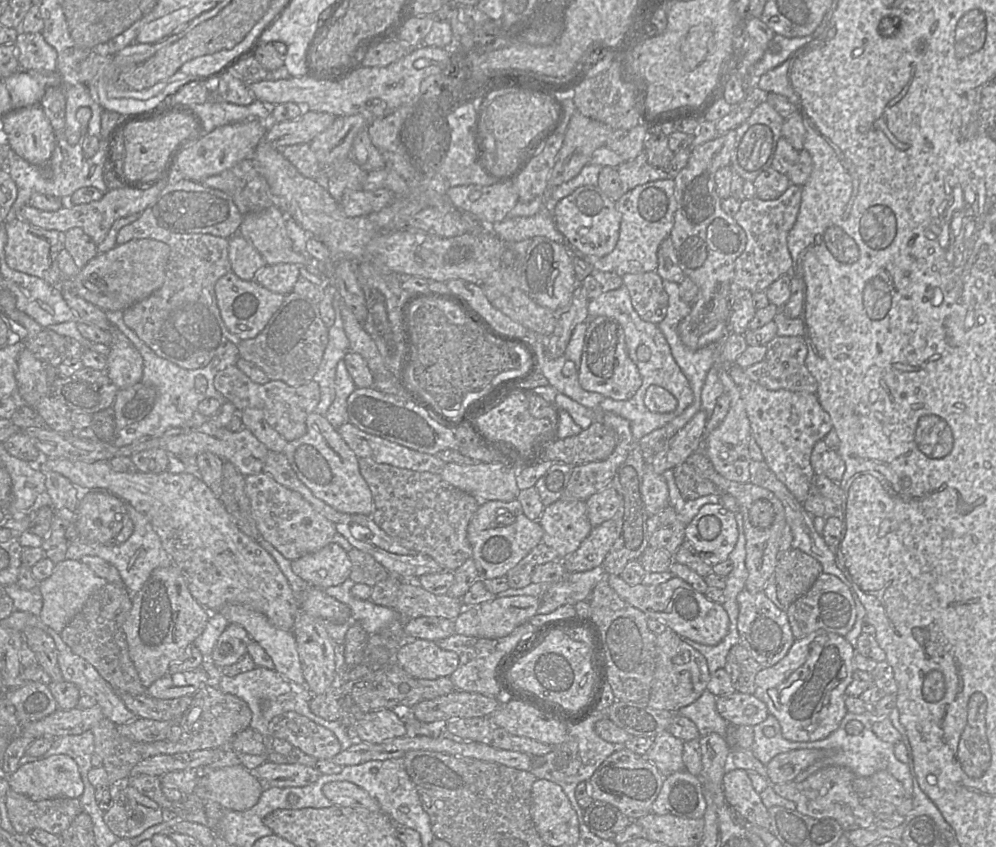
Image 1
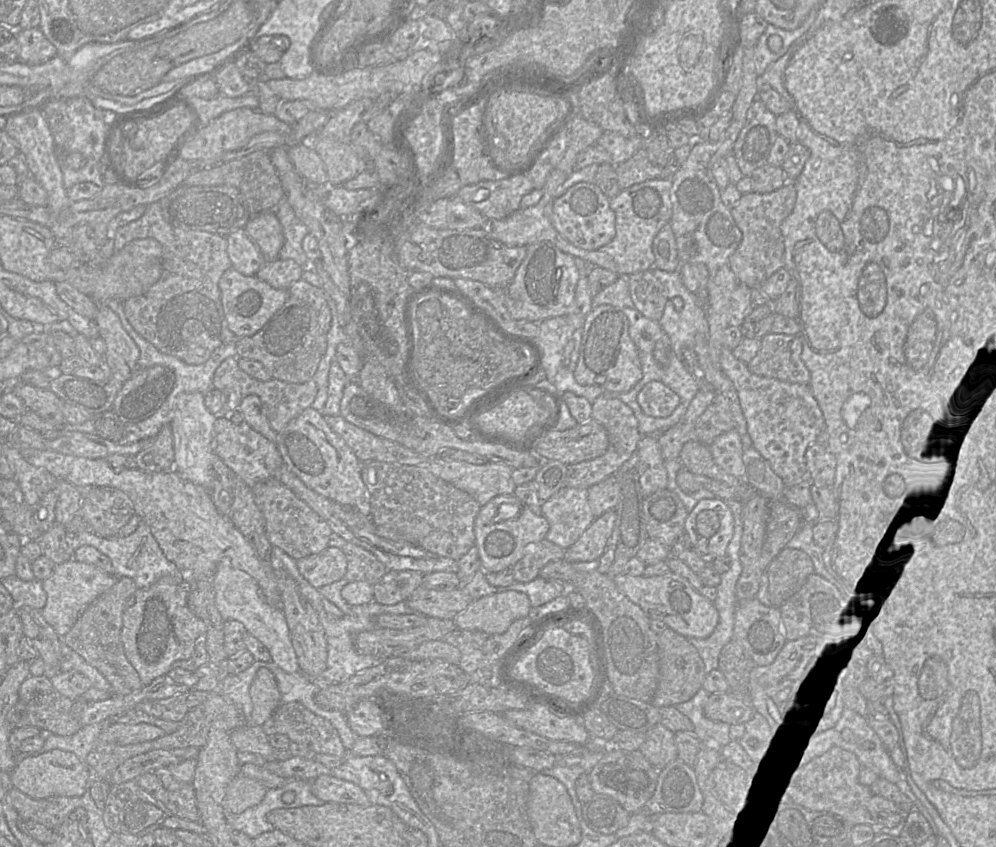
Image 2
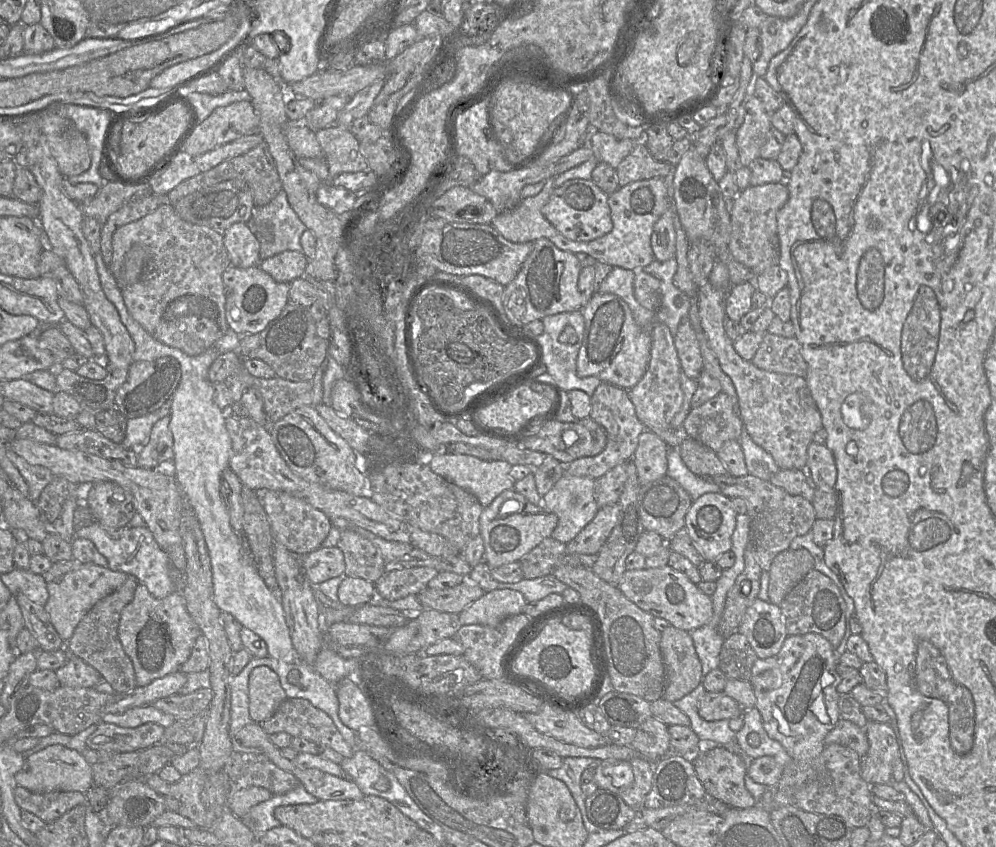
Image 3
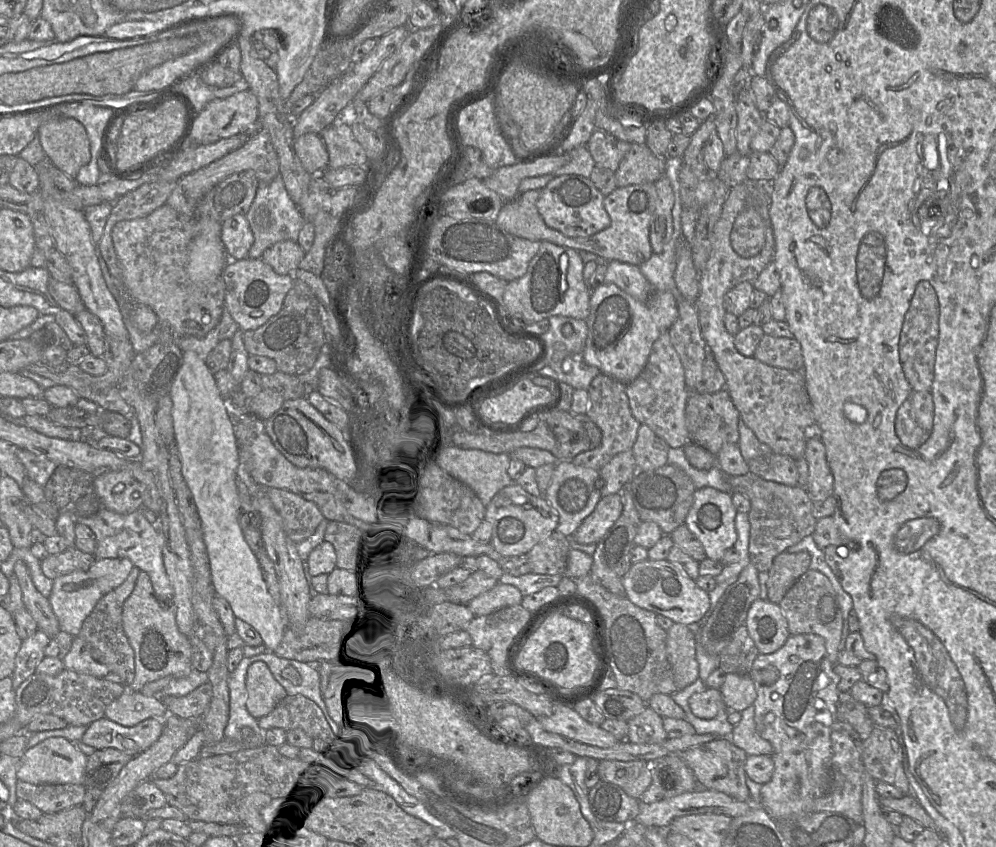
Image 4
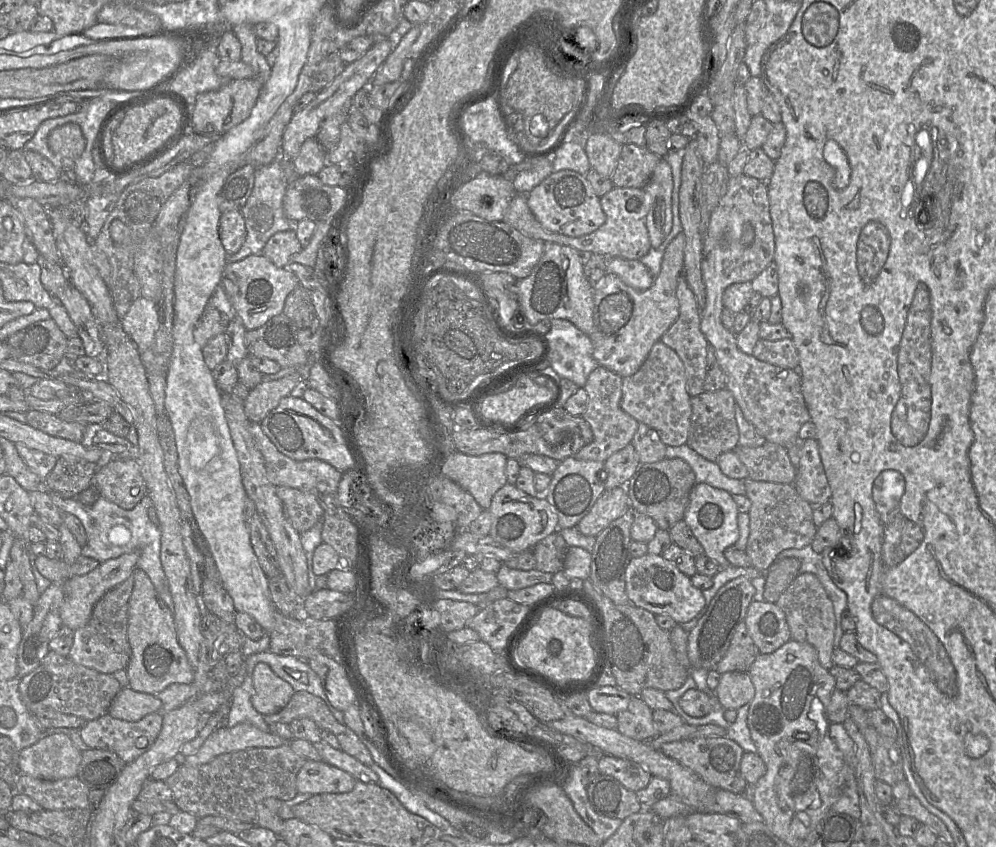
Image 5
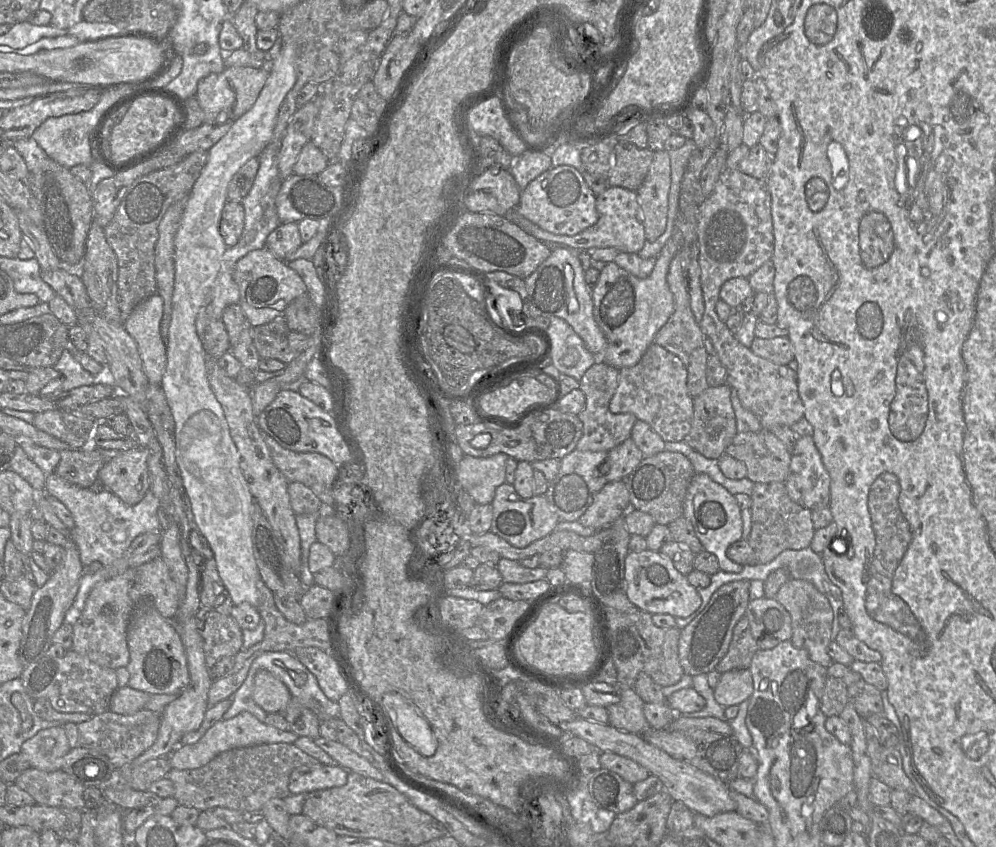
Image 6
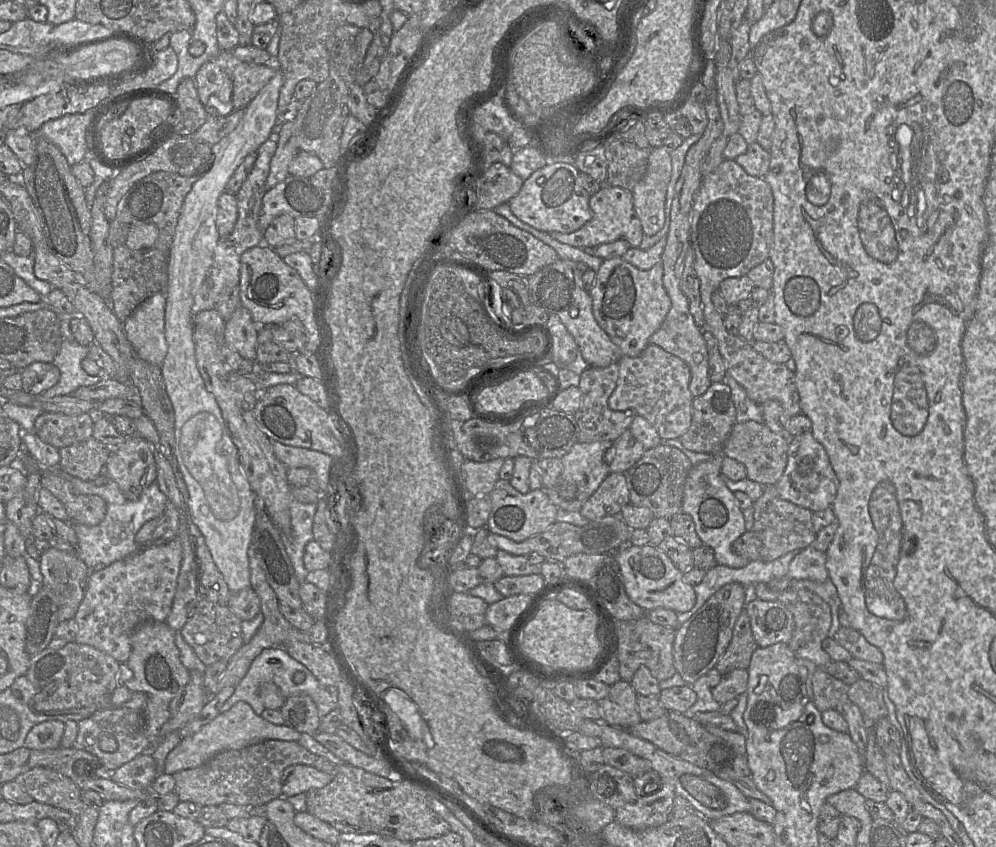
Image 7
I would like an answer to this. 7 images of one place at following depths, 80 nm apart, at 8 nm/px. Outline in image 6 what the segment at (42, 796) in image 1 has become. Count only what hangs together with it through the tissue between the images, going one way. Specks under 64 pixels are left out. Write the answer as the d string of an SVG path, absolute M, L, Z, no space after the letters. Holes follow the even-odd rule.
M63 726L42 729L27 739L21 746L21 753L27 758L30 768L42 771L61 770L61 758L70 746Z

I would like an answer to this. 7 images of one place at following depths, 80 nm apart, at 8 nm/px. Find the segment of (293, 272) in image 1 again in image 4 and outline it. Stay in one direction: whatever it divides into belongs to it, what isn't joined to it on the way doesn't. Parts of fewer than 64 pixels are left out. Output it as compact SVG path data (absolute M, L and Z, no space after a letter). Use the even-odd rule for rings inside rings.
M286 240L275 243L262 254L264 262L280 275L287 275L298 268L306 252L294 241Z

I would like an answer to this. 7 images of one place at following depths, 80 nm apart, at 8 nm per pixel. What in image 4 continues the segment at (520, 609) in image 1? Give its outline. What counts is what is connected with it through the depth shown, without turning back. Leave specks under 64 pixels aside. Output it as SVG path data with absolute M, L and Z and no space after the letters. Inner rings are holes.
M498 582L492 589L472 599L467 606L474 617L485 616L508 606L519 605L522 598L516 587Z

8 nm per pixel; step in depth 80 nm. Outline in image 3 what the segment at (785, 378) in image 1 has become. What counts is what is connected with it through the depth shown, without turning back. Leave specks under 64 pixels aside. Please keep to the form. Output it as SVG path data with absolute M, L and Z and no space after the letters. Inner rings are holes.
M768 332L764 334L752 362L758 368L774 373L806 378L808 372L798 340Z

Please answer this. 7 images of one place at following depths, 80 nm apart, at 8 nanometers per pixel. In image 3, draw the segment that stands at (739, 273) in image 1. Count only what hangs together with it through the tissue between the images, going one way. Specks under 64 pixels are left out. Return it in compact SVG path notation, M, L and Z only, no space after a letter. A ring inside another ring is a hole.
M785 182L749 185L739 192L730 206L731 233L728 248L734 259L748 267L756 276L779 264L777 213L788 198L789 189Z

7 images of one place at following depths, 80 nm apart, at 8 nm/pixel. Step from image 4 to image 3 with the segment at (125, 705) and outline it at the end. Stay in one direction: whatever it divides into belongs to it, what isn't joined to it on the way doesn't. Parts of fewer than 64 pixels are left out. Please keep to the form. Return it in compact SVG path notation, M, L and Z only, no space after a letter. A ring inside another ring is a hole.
M145 705L123 713L106 714L102 717L102 721L123 728L135 728L146 723L155 723L166 729L171 727L176 720L172 715L165 714L152 705Z

